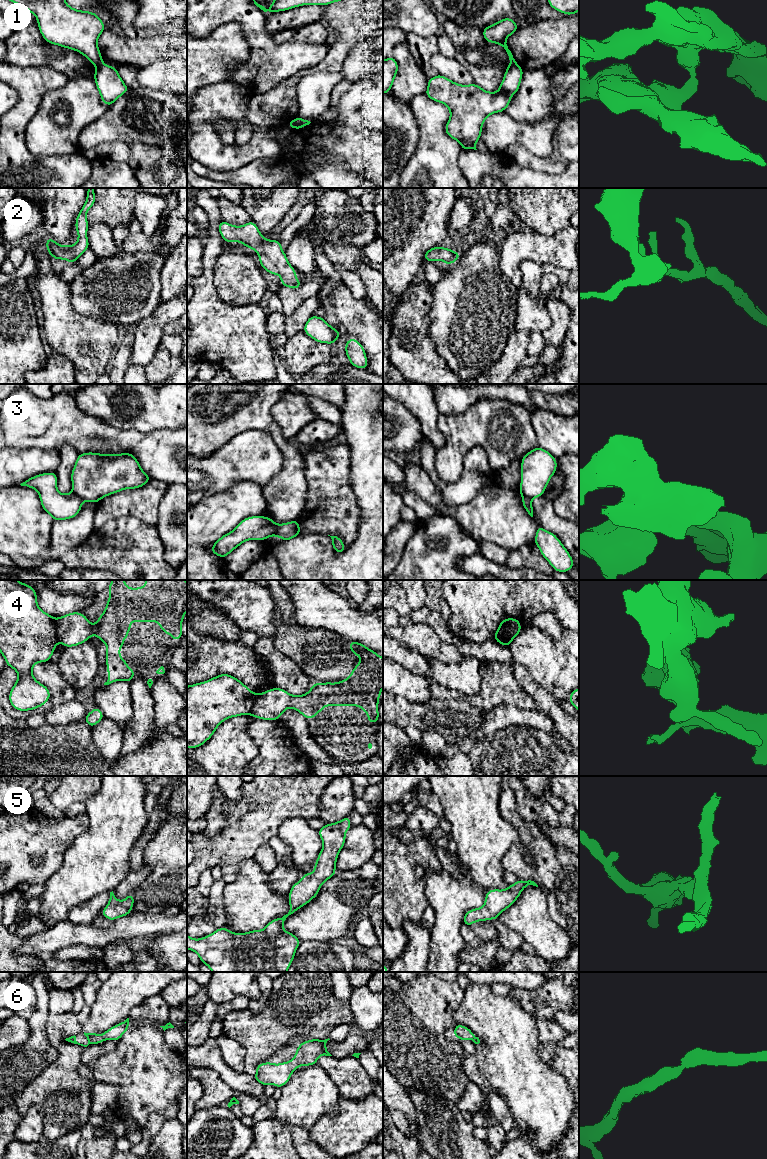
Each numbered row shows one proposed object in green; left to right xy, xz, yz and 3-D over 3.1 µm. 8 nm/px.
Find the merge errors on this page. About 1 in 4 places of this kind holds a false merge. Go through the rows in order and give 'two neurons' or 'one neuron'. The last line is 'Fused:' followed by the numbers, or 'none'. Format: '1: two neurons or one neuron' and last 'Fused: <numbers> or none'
1: two neurons
2: one neuron
3: two neurons
4: two neurons
5: one neuron
6: one neuron
Fused: 1, 3, 4

